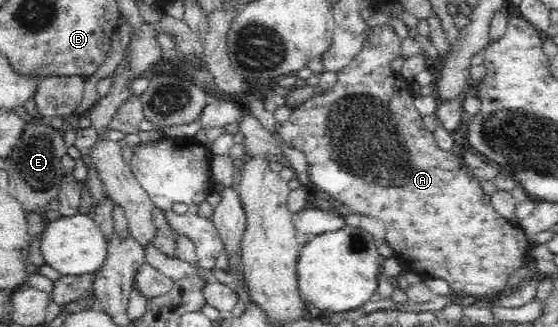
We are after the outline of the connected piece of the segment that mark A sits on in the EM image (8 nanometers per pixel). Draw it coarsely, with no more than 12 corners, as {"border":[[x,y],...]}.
{"border":[[368,28],[275,123],[403,270],[492,297],[530,250]]}

